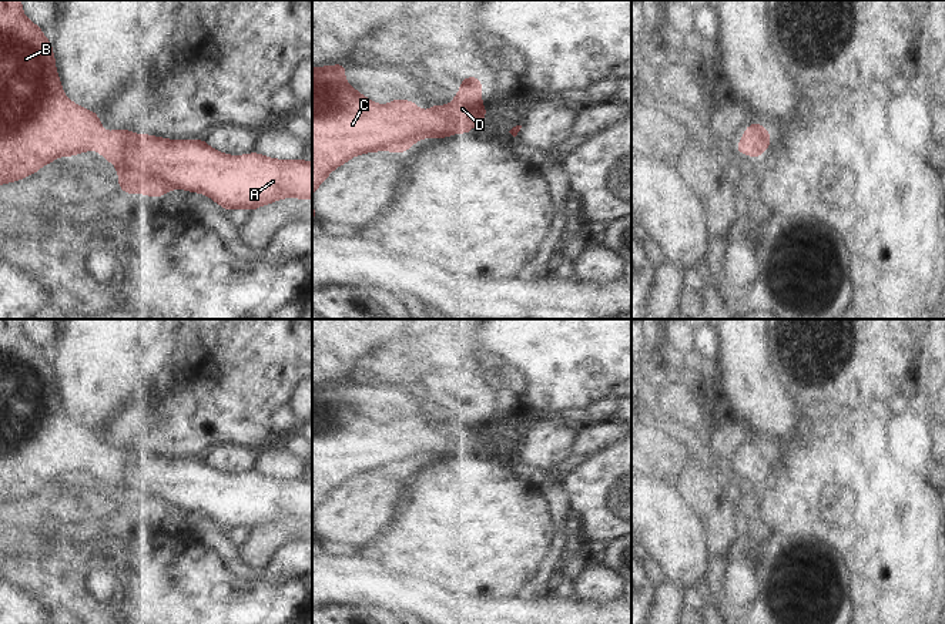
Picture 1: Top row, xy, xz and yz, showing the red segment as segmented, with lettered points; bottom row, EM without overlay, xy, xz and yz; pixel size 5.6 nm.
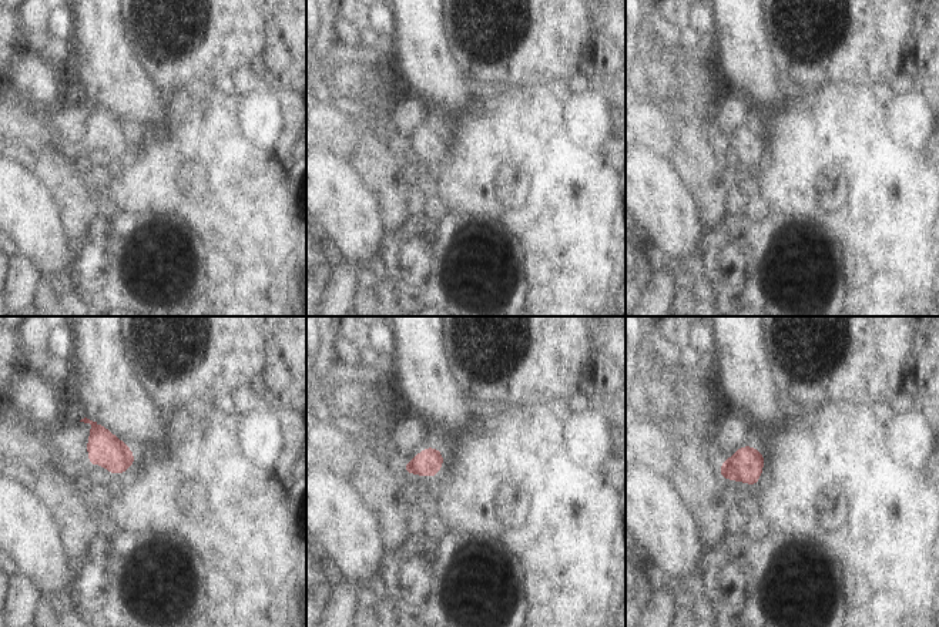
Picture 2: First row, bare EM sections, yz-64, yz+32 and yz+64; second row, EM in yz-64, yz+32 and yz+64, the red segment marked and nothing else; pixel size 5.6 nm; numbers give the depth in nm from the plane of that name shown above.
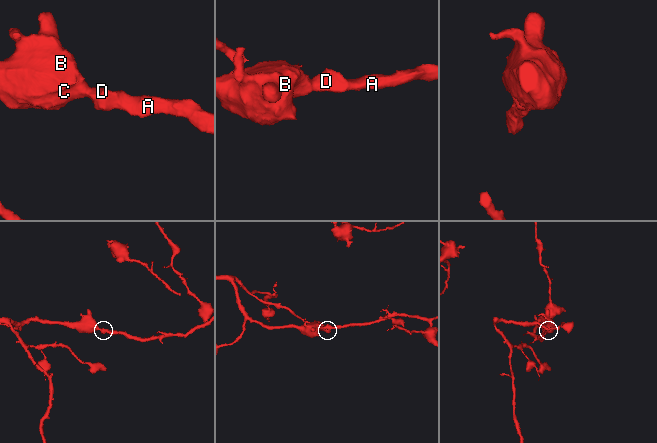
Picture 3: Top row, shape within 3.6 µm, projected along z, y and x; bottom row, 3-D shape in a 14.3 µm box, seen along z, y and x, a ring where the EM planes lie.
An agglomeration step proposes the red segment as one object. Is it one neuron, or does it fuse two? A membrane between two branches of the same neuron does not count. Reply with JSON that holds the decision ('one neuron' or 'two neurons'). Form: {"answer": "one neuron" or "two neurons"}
{"answer": "one neuron"}

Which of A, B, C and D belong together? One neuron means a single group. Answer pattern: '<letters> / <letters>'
A B C D

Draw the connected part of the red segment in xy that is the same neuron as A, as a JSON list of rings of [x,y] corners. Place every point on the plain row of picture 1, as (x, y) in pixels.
[[[0,319],[0,504],[6,501],[14,501],[23,499],[38,490],[43,484],[50,483],[61,474],[74,476],[78,472],[86,472],[97,469],[105,479],[108,479],[118,489],[118,506],[125,513],[143,511],[147,516],[162,516],[174,507],[187,509],[190,511],[201,511],[210,516],[212,520],[218,521],[224,529],[231,530],[234,527],[245,527],[254,530],[258,526],[275,521],[282,517],[294,516],[298,519],[312,517],[312,482],[305,479],[274,479],[264,476],[258,472],[251,472],[245,474],[228,474],[211,467],[204,459],[165,459],[161,456],[153,456],[148,453],[134,453],[124,449],[114,449],[105,452],[101,446],[101,440],[97,432],[86,429],[78,423],[70,420],[61,406],[60,396],[56,390],[56,379],[51,368],[51,360],[43,355],[43,348],[31,342],[21,329],[21,319]]]

